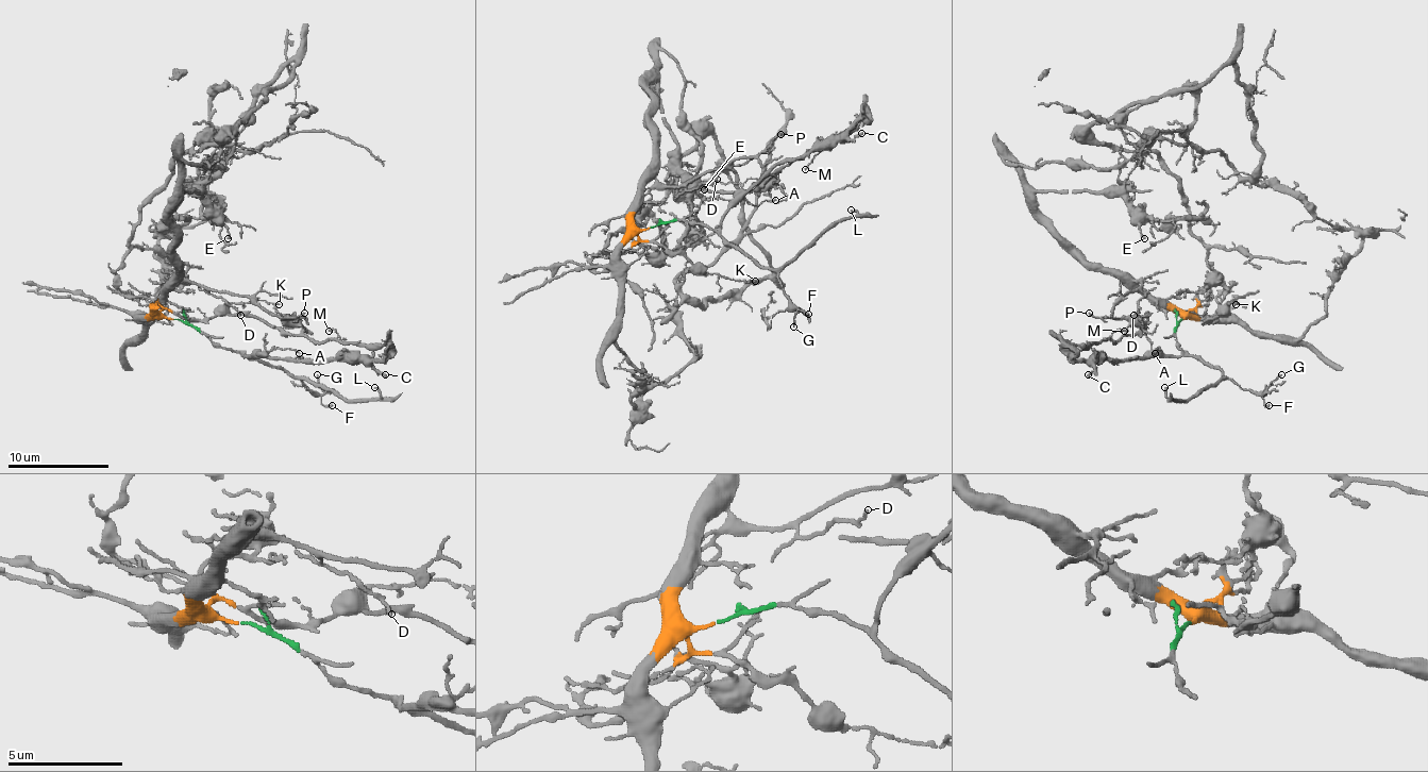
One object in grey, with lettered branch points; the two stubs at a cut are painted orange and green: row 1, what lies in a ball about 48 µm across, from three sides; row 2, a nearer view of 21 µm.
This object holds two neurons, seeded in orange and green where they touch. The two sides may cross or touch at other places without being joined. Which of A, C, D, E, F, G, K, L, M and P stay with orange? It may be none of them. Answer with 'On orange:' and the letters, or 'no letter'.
On orange: D, E, K, P

